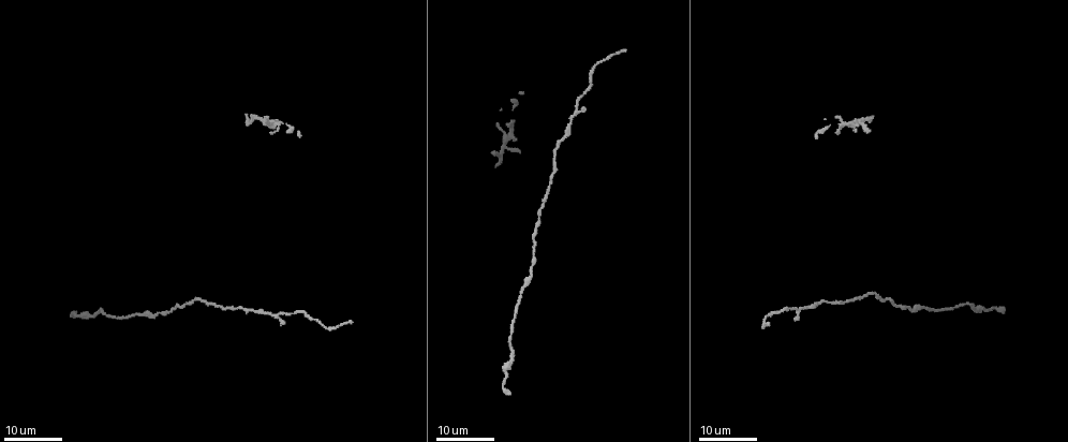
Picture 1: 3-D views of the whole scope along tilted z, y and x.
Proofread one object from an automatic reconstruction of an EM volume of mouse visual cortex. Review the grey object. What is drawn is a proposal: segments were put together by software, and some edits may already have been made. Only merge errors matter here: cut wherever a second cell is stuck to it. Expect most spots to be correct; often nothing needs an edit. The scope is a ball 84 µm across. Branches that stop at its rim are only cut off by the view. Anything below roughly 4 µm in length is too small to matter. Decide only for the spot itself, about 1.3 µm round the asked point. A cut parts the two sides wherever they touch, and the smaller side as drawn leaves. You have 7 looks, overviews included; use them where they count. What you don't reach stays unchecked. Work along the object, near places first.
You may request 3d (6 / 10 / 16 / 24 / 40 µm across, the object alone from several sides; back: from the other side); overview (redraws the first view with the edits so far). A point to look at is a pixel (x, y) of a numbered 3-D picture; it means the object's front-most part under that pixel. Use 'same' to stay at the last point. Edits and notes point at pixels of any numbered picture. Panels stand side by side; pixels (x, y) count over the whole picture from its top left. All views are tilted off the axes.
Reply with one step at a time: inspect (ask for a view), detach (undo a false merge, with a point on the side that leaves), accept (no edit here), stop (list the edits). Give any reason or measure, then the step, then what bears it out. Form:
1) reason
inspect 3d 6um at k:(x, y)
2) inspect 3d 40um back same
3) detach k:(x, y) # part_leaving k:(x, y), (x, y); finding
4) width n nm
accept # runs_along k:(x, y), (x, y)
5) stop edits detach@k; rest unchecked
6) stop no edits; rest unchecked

sudden change in width
inspect 3d 24um at 1:(511, 350)

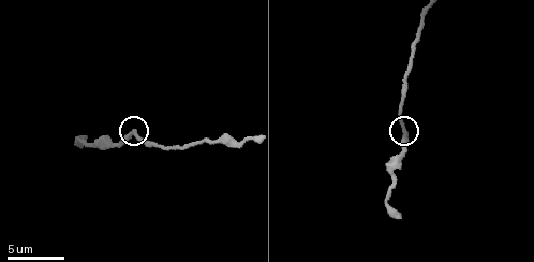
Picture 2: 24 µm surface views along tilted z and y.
zoom in
inspect 3d 10um at 2:(405, 130)

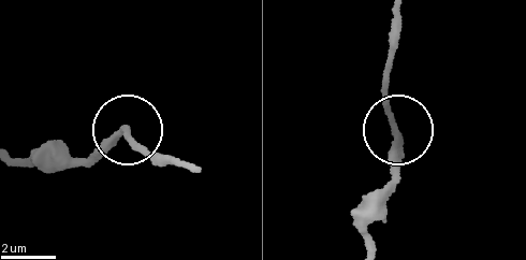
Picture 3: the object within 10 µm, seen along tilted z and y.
inspect 3d 6um at 3:(394, 127)

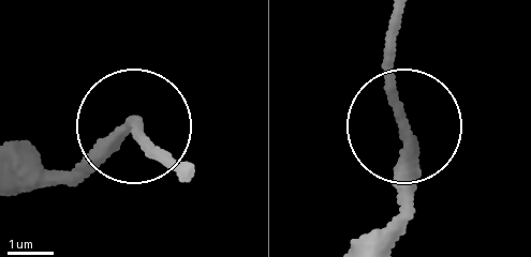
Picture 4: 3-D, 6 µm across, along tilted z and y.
width 250 nm
accept # one cell here

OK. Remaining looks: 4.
thick turns thin
inspect 3d 24um at 1:(596, 64)

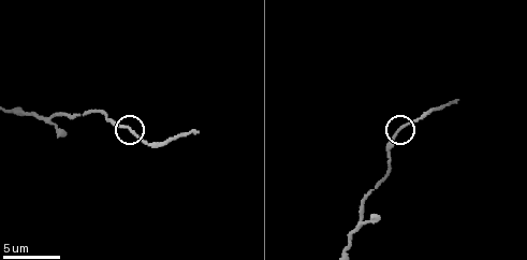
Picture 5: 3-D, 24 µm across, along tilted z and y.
zoom in
inspect 3d 10um at 5:(395, 133)

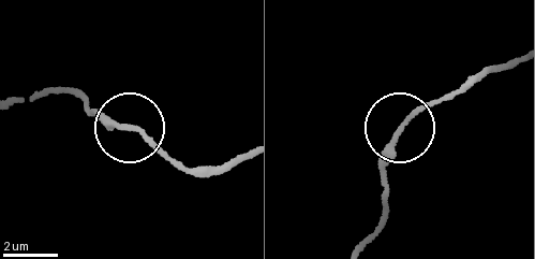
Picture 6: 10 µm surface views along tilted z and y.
width 170 nm
accept # runs_along 6:(363, 241), (380, 219), (388, 153), (401, 126), (450, 96); all the same cell

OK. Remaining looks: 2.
inspect 3d 6um at 5:(18, 109)

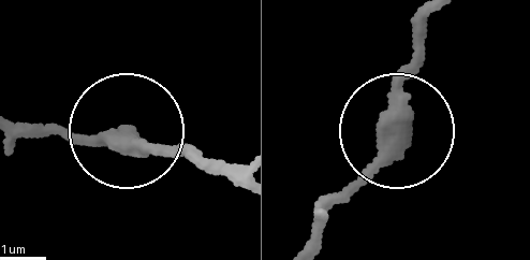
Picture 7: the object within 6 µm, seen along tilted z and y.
accept # runs_along 7:(13, 119), (126, 130), (196, 152); one cell here

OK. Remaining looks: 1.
stop no edits; rest unchecked

